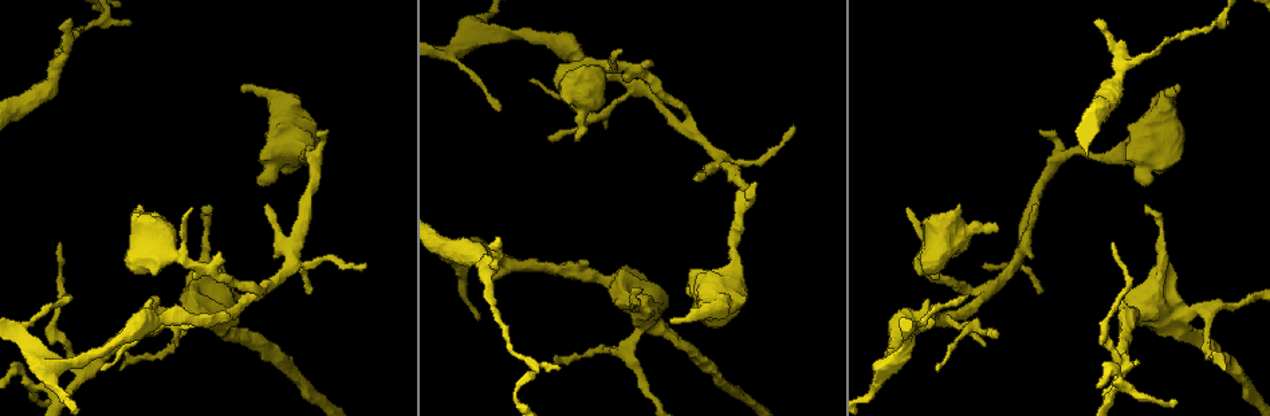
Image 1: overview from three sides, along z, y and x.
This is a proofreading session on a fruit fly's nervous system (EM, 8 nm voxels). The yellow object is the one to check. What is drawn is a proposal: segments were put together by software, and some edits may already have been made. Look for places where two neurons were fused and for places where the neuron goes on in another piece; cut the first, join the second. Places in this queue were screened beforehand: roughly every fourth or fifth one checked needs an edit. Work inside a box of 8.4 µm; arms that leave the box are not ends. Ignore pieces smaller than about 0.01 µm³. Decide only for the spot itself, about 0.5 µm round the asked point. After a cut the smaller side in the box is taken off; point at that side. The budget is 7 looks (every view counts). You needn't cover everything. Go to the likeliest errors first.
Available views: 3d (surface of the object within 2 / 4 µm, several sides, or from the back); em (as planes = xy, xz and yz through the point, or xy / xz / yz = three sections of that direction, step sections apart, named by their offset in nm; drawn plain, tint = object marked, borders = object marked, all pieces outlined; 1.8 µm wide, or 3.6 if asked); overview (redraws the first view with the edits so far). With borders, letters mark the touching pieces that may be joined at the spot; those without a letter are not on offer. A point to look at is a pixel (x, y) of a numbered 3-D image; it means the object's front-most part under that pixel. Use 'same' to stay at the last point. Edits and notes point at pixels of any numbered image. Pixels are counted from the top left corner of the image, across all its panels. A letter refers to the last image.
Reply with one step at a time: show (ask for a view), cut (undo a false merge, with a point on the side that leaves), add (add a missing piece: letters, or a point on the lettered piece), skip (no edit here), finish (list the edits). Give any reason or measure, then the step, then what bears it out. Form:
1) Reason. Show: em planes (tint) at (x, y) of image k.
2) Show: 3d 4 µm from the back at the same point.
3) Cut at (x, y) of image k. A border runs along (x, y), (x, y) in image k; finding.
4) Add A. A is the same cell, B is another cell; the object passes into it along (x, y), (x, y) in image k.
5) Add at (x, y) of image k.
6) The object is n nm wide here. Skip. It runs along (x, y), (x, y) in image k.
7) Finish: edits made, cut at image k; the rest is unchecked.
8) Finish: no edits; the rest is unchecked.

Thin end. Show: em xy step 8 (plain) at (1038, 131) of image 1.

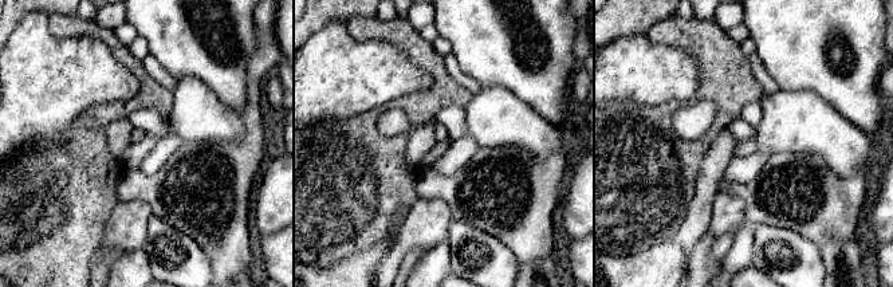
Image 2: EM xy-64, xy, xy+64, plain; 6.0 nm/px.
Show: em xy step 8 (borders) at the same point.

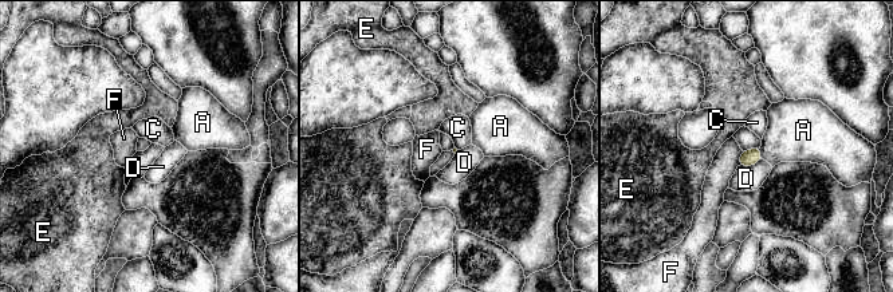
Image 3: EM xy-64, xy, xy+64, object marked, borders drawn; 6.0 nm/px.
Skip. A, C, D, E and F are other cells; a border runs along (760, 158), (751, 165), (739, 166) in image 3; none of them fits.

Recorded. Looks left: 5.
Tapers out. Show: em planes (borders) at (996, 331) of image 1.

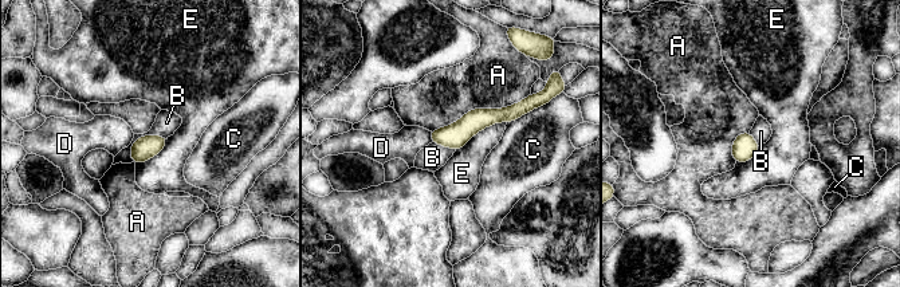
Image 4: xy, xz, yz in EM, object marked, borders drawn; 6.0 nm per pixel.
The object is 140 nm wide here. Skip. A, B, C, D and E are other cells; it runs along (523, 109), (433, 136) in image 4; no lettered piece goes on from it.

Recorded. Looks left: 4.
Branch stops here. Show: 3d 4 µm at (241, 89) of image 1.

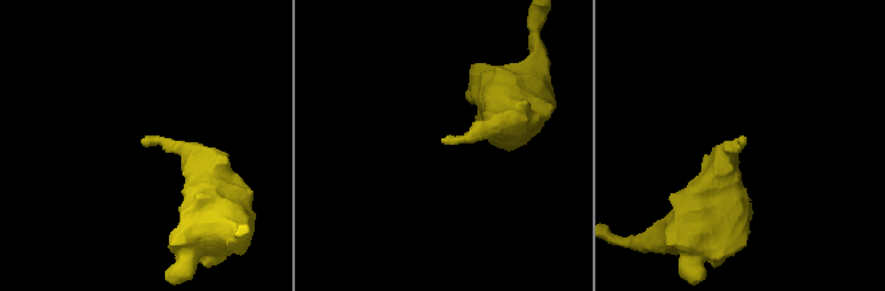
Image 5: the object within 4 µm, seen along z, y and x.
Need the tissue. Show: em 3.6 µm xy step 8 (borders) at (746, 141) of image 5.

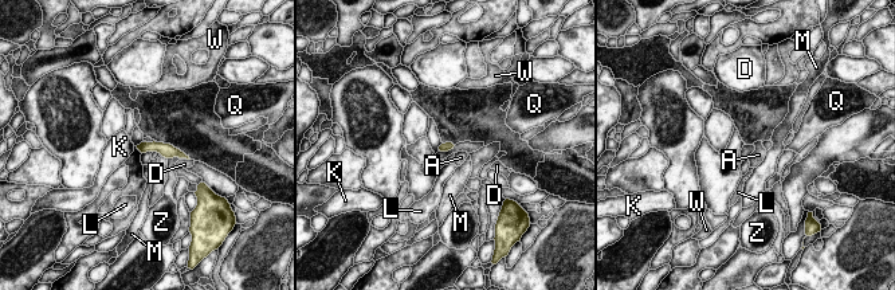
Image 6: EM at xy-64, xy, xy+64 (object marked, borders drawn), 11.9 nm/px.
Skip. A, D, K, L, M, Q, W and Z are other cells; a border runs along (134, 147), (141, 153) in image 6; none of them fits.

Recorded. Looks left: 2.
Finish: no edits; the rest is unchecked.

